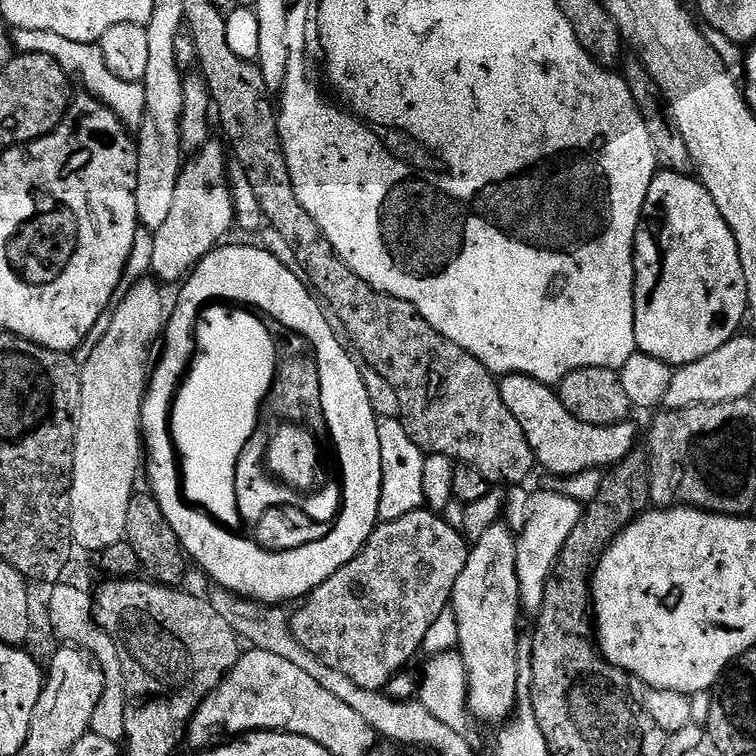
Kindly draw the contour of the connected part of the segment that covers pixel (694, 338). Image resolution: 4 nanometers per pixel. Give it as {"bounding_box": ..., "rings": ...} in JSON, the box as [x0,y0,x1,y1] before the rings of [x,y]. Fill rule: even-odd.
{"bounding_box":[634,171,750,366],"rings":[[[657,171],[650,182],[640,219],[634,246],[636,347],[650,358],[658,358],[673,366],[698,362],[698,358],[714,354],[718,346],[734,339],[741,331],[744,315],[750,312],[748,283],[734,234],[718,206],[714,206],[714,198],[710,198],[703,184],[692,174],[683,176],[677,172]]]}

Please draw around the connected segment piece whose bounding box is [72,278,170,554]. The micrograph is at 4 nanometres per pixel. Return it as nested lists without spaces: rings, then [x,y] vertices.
[[[145,278],[111,309],[107,317],[108,329],[104,337],[92,348],[88,361],[80,369],[80,414],[76,425],[74,446],[74,470],[72,471],[72,538],[77,549],[85,548],[95,554],[106,546],[126,537],[126,510],[130,510],[130,498],[134,495],[136,471],[142,468],[142,406],[148,390],[150,369],[154,364],[152,351],[157,351],[164,330],[168,327],[170,296],[163,292],[161,281]]]

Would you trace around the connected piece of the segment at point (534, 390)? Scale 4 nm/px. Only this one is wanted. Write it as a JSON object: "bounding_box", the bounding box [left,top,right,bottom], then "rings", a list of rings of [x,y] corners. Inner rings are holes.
{"bounding_box":[499,376,637,477],"rings":[[[506,376],[499,381],[499,386],[502,402],[506,402],[506,410],[518,418],[522,434],[526,434],[526,442],[530,442],[530,450],[536,455],[537,465],[552,472],[553,477],[573,476],[595,468],[607,470],[622,463],[637,447],[636,428],[632,422],[610,426],[578,422],[578,418],[562,406],[559,395],[533,376]]]}

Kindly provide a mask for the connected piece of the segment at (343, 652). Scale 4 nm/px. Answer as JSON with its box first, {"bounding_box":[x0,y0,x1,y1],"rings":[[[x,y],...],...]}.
{"bounding_box":[290,510,470,692],"rings":[[[431,510],[402,514],[402,518],[377,523],[376,529],[370,534],[370,538],[364,543],[359,554],[350,562],[346,562],[346,566],[342,566],[330,578],[326,578],[326,582],[322,582],[322,586],[314,589],[307,599],[299,605],[301,608],[297,612],[293,611],[291,613],[290,623],[294,638],[298,638],[298,642],[302,642],[302,646],[306,646],[306,650],[310,650],[310,654],[314,654],[314,658],[318,658],[322,662],[326,662],[326,666],[334,666],[334,670],[346,674],[346,678],[350,678],[350,682],[358,682],[358,686],[362,686],[366,690],[383,692],[388,687],[388,681],[393,676],[403,673],[407,669],[404,667],[415,658],[416,651],[424,644],[424,635],[435,626],[436,619],[443,612],[445,615],[450,604],[450,578],[462,574],[462,570],[466,567],[466,562],[468,561],[469,551],[470,544],[463,531],[450,526],[445,522],[443,515]]]}

